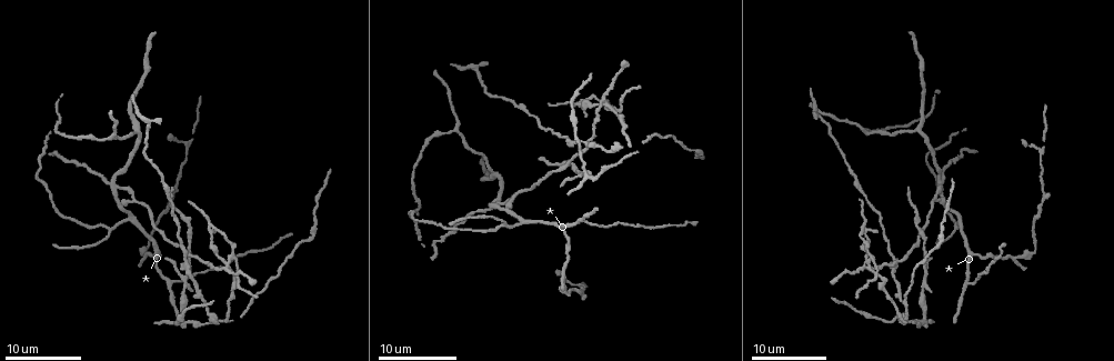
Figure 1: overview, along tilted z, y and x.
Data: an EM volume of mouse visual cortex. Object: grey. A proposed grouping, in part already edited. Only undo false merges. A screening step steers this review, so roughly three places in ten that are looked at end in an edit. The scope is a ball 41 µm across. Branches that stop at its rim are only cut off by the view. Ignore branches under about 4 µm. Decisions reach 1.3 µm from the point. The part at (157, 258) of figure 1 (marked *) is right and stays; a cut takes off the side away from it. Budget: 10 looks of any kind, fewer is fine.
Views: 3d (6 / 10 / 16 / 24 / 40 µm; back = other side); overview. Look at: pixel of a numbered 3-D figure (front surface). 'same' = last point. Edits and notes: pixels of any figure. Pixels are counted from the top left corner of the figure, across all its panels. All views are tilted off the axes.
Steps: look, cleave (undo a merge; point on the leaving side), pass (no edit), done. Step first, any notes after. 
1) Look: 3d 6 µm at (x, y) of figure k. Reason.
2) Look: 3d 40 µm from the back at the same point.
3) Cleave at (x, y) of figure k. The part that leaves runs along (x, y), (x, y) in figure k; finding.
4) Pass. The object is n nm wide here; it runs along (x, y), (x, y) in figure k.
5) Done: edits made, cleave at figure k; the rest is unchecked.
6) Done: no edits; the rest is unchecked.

Look: 3d 16 µm at (503, 227) of figure 1. Arms part here.

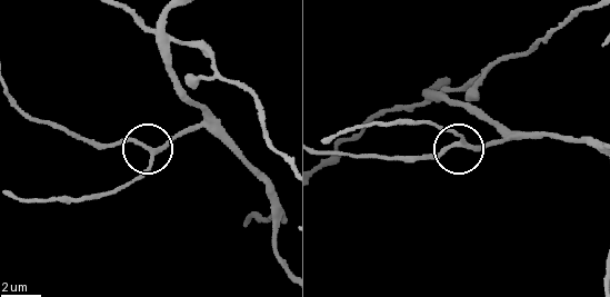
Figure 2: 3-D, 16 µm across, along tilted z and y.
Look: 3d 6 µm at (153, 152) of figure 2.

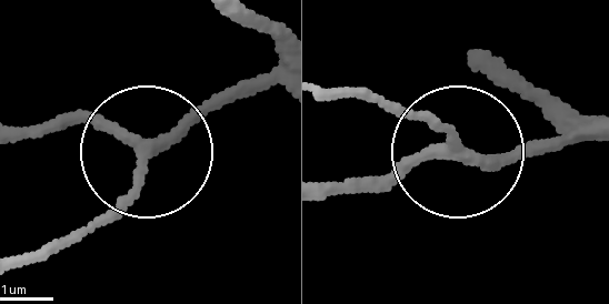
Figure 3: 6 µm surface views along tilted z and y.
Pass. 3 arms meet here; one neuron here.

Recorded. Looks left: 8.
Look: 3d 24 µm at (172, 282) of figure 1. Arms part here.

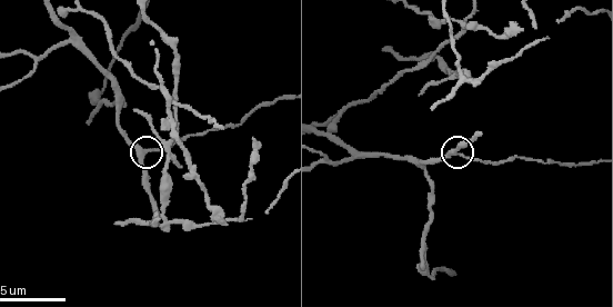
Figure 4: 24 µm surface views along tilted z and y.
Look: 3d 10 µm at (145, 153) of figure 4.

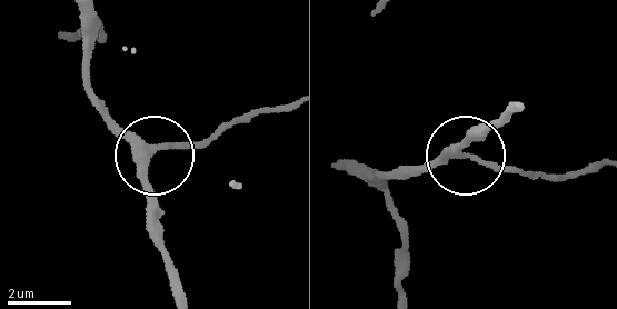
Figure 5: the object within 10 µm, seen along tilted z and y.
Pass. It runs along (89, 49), (91, 95), (152, 150), (149, 237) in figure 5; all the same neuron.

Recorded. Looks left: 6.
Look: 3d 16 µm at (491, 205) of figure 1. Four arms meet.

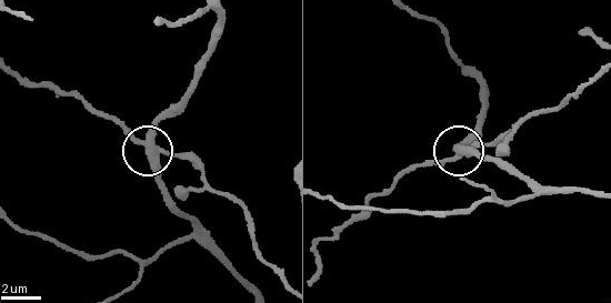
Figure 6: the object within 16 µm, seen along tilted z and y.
Look: 3d 10 µm at (149, 142) of figure 6.

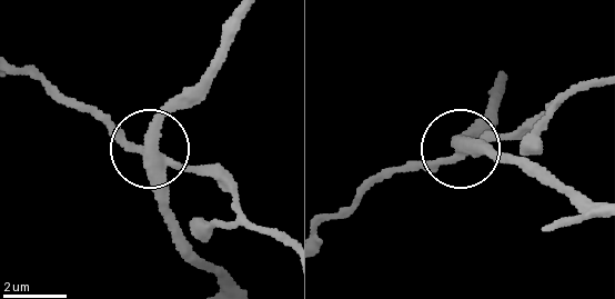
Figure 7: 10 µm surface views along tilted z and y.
Look: 3d 6 µm at (461, 150) of figure 7.

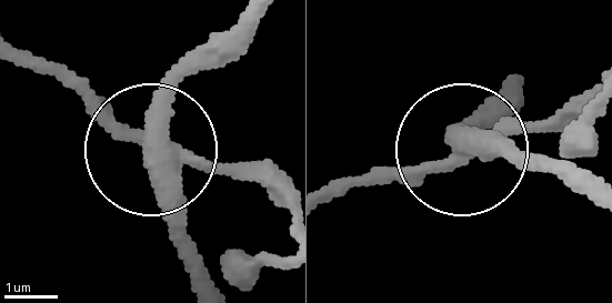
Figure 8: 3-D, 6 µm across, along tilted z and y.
Cleave at (242, 179) of figure 8. 4 arms meet here; two neurons meet here.

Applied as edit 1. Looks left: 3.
Look: 3d 16 µm at (919, 129) of figure 1. Branch point.

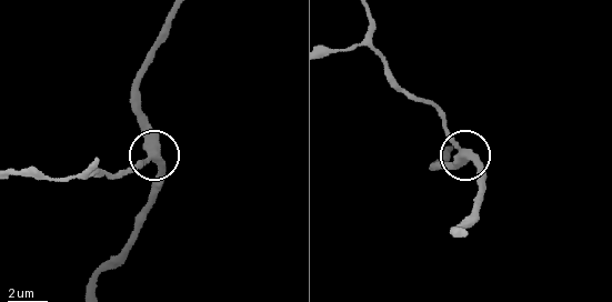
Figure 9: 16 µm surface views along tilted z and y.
Look: 3d 6 µm at (464, 154) of figure 9. Zoom in.

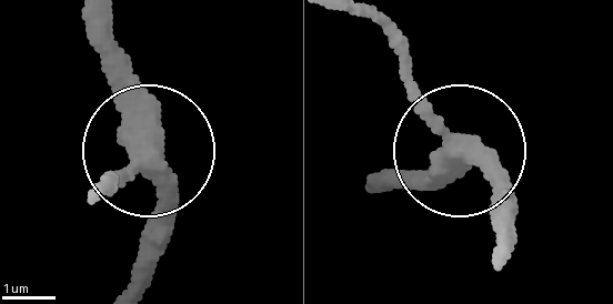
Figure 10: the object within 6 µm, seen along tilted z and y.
Pass. It runs along (131, 282), (162, 191), (113, 60), (113, 20) in figure 10; all the same neuron.

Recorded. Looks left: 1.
Done: edits made, cleave at figure 8; the rest is unchecked.

